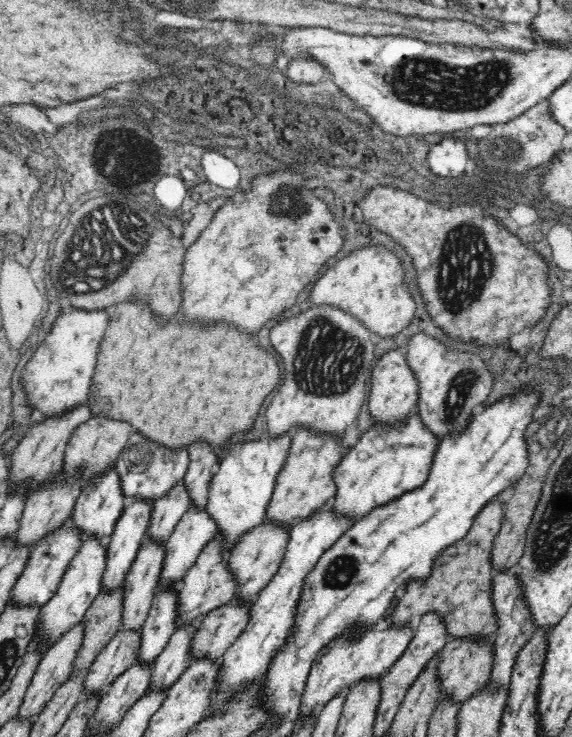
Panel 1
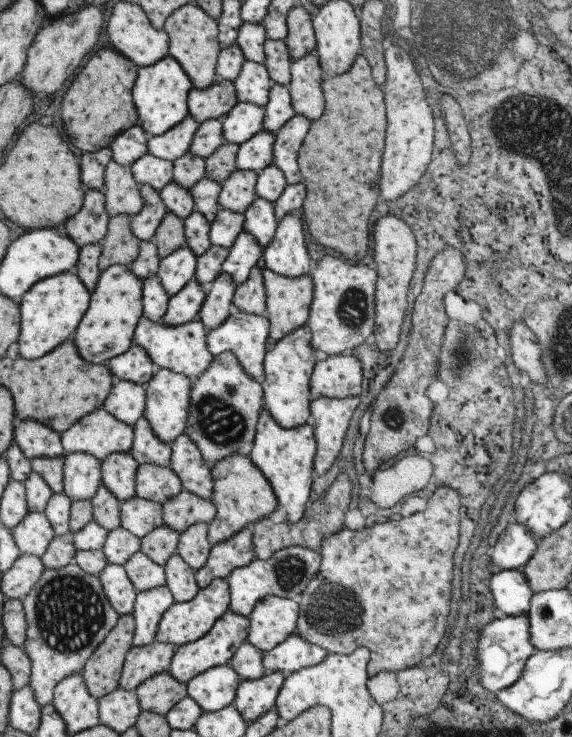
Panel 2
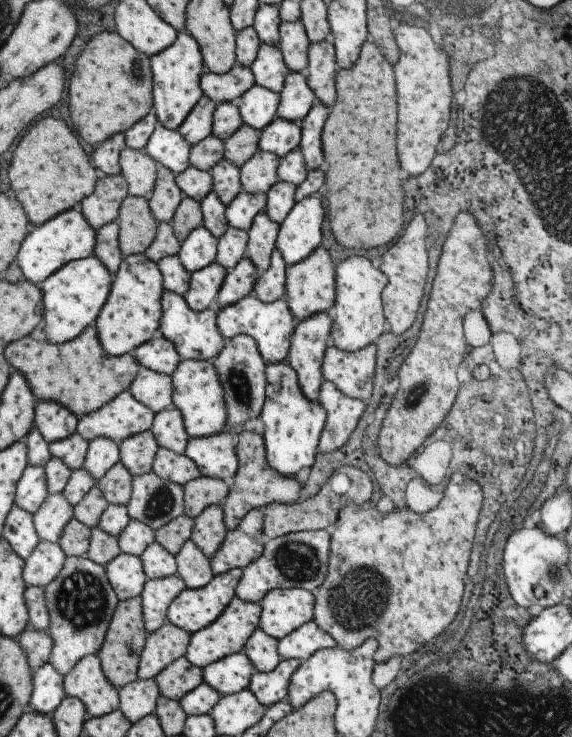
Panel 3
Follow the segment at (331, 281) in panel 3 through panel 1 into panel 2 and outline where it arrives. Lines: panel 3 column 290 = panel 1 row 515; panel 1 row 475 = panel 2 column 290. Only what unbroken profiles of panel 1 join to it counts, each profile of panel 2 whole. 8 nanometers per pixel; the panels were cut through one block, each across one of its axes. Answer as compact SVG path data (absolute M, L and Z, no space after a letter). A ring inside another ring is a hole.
M265 268L262 269L261 276L265 290L266 318L269 320L269 332L265 344L270 348L296 328L305 326L312 299L313 282L307 274L297 278L285 278Z

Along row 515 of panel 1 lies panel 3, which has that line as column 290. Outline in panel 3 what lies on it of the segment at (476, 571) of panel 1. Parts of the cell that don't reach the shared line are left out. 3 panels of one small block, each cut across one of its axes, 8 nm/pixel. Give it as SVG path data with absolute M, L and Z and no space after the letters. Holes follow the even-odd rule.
M251 430L241 431L237 435L235 456L238 464L237 470L229 483L229 492L221 504L223 524L227 531L237 528L237 524L251 509L263 508L271 503L291 504L297 500L302 485L293 476L281 476L265 462L261 435Z

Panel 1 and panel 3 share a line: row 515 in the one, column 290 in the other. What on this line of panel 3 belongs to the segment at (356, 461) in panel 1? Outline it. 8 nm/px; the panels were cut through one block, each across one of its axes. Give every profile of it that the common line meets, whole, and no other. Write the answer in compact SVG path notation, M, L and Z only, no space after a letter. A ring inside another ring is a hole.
M317 312L296 323L289 341L285 361L296 374L301 394L312 402L315 402L319 387L324 381L321 362L331 323L330 312Z

